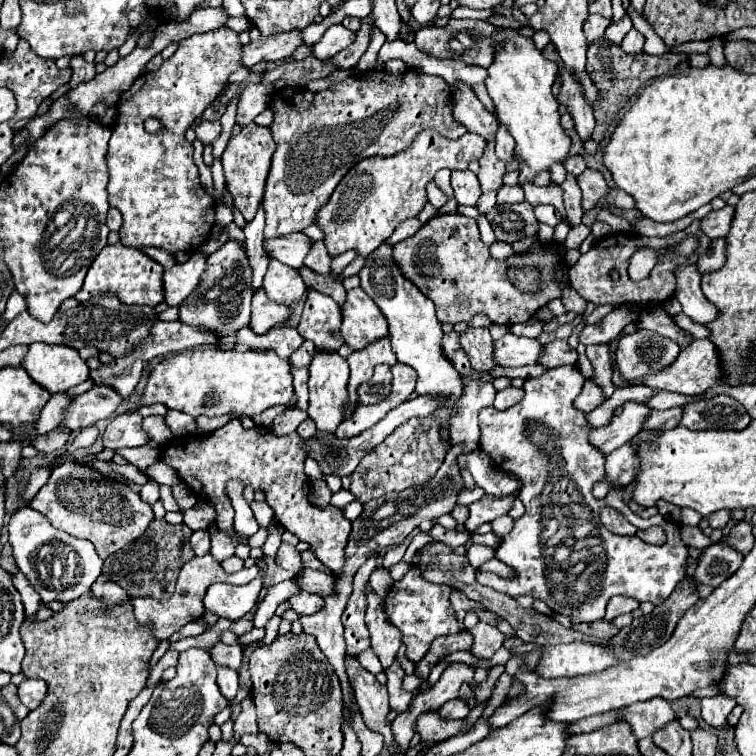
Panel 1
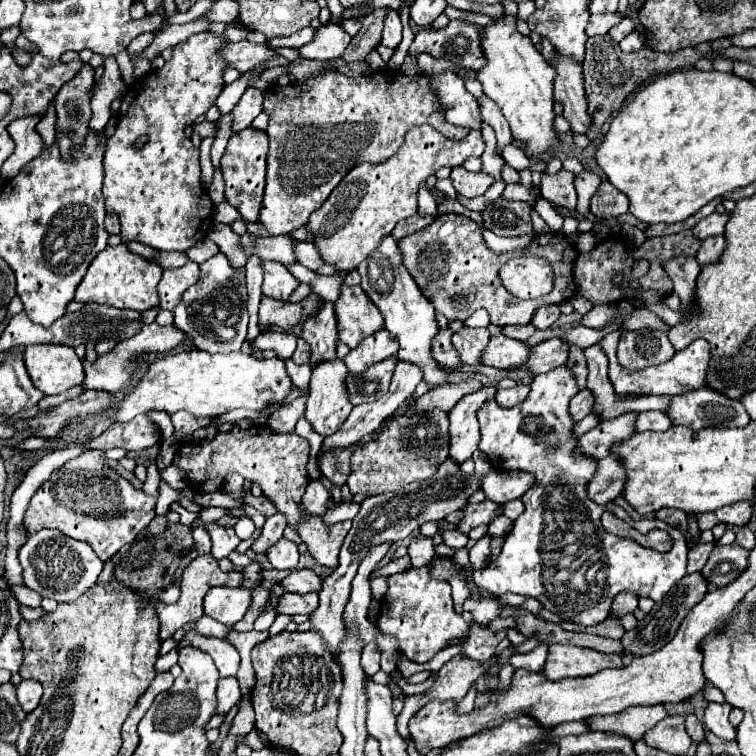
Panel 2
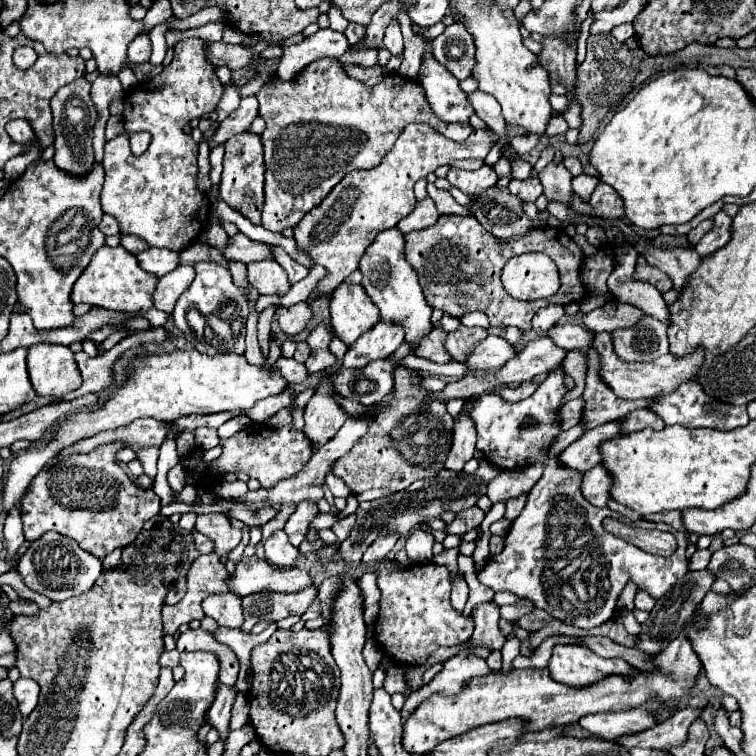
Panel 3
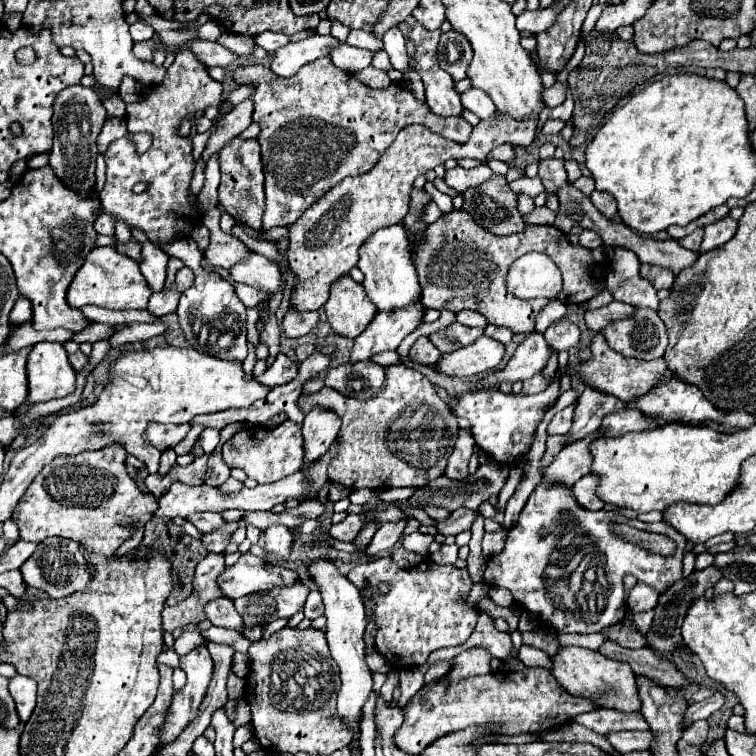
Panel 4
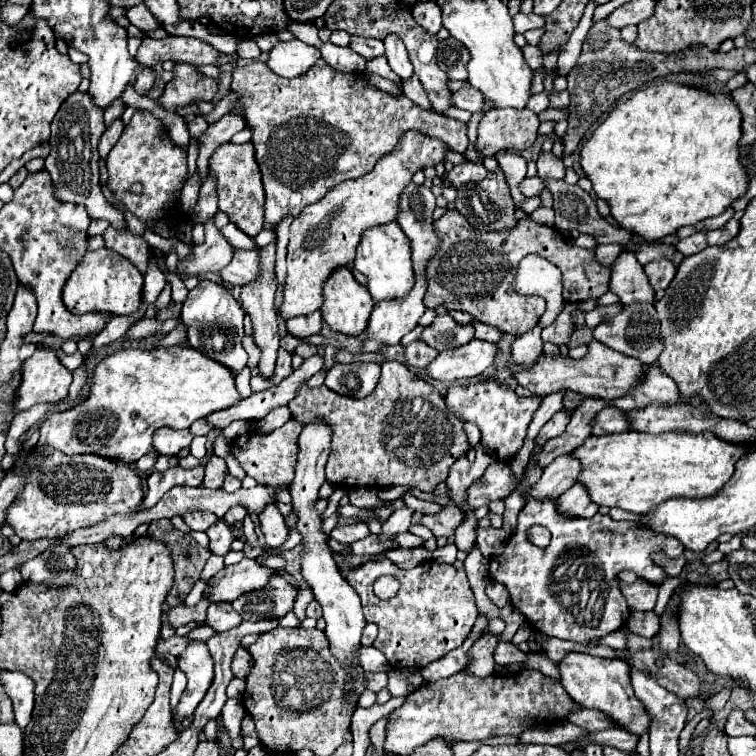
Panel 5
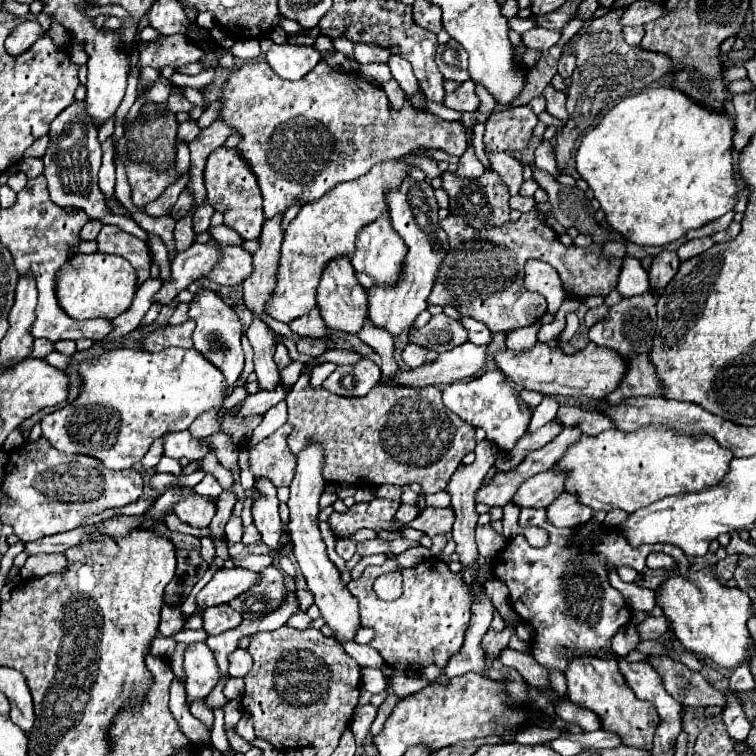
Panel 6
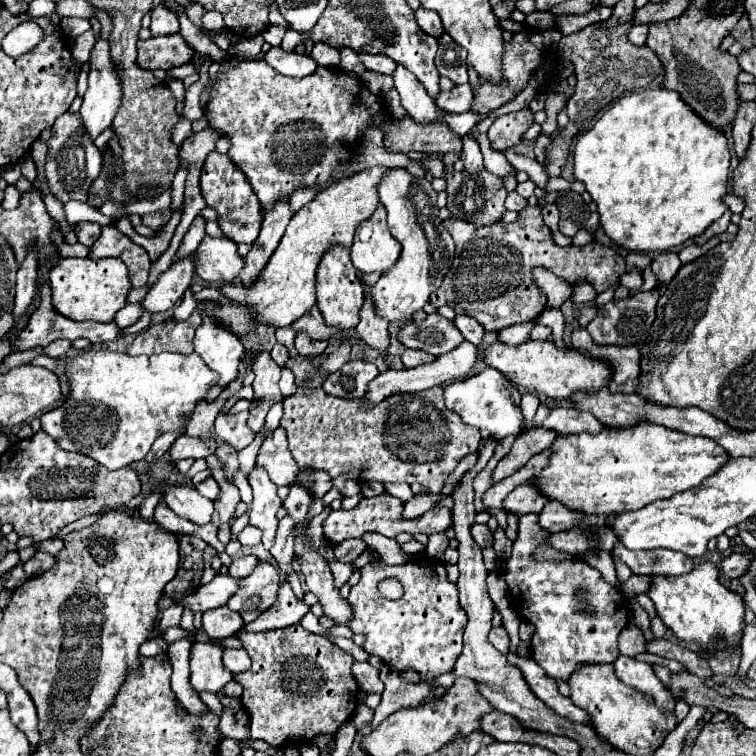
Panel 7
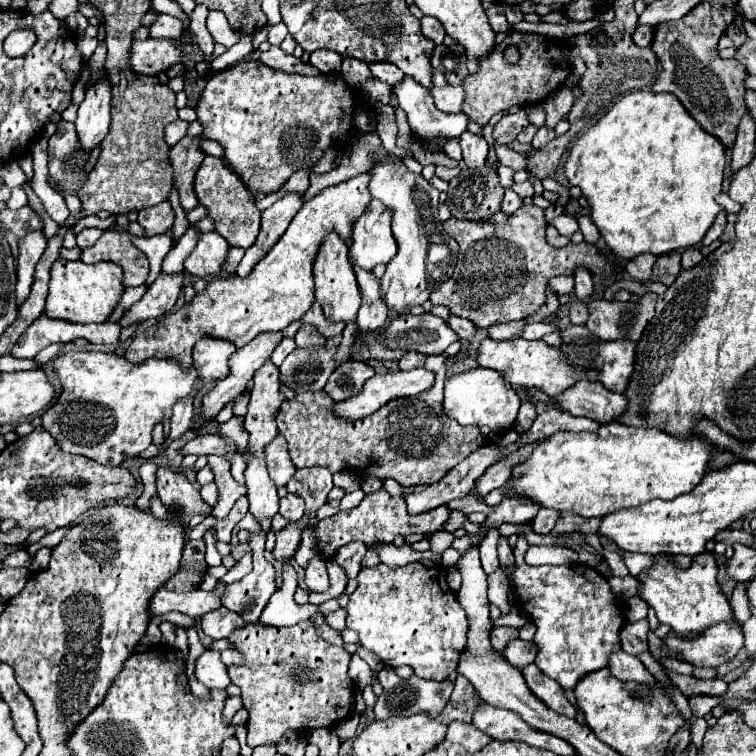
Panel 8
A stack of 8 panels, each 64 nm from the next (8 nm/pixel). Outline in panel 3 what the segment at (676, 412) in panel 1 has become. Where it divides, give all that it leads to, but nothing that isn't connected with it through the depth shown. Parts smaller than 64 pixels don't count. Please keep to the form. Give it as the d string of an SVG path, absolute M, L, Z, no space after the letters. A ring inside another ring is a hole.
M634 410L632 414L628 414L620 420L620 426L622 426L622 434L628 434L628 432L634 432L634 430L644 430L644 428L662 430L664 422L652 410Z

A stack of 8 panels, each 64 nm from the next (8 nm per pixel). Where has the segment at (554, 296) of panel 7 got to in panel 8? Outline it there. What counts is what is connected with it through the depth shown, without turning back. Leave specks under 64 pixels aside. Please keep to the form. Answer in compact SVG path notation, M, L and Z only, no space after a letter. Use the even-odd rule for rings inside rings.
M556 276L550 280L550 286L554 288L556 294L564 294L564 292L568 294L574 288L574 278L572 276Z

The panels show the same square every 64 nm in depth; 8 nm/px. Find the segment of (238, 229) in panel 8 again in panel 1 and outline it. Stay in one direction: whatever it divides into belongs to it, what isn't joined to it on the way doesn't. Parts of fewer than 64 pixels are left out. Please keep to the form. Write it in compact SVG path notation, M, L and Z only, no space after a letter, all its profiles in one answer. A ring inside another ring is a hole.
M252 122L248 126L244 126L236 136L230 138L230 142L228 142L228 146L226 146L224 154L222 154L226 188L228 188L228 192L230 192L232 200L234 200L234 206L242 212L246 222L250 222L256 216L258 206L262 202L272 150L276 150L276 146L272 142L270 130Z

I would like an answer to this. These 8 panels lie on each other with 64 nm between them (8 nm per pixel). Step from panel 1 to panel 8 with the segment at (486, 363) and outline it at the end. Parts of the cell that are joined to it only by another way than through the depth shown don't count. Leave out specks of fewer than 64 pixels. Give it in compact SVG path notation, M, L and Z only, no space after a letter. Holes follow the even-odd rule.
M410 312L398 314L378 334L378 342L390 350L420 352L426 356L442 354L456 340L456 332L442 318L428 312L422 316L412 316Z

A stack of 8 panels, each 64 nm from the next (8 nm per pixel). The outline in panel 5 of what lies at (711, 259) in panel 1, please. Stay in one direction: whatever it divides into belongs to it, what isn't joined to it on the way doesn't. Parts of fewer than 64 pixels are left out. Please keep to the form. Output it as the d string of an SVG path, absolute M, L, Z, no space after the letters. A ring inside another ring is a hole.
M732 218L732 220L728 222L728 226L724 226L724 228L720 228L720 230L712 230L712 232L706 234L706 236L708 236L708 244L710 244L710 246L726 244L726 242L730 242L730 240L738 234L738 230L740 230L740 222Z

